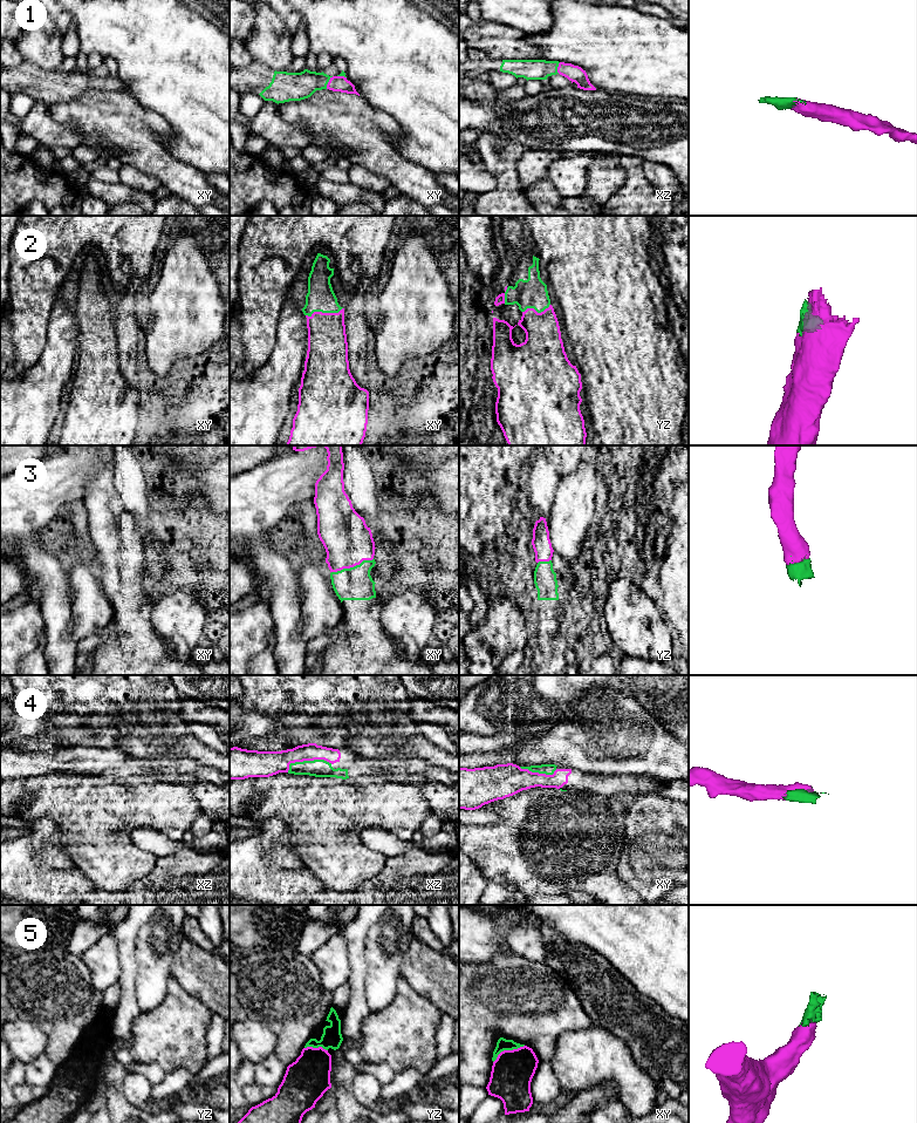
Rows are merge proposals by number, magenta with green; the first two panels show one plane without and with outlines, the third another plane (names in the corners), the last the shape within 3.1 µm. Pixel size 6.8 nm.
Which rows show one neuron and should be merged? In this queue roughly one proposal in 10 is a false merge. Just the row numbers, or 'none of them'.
1, 2, 3, 4, 5

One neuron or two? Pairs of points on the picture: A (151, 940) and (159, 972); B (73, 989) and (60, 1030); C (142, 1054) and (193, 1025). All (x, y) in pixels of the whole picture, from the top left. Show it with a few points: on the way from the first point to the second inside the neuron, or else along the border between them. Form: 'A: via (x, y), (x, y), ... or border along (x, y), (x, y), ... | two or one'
A: via (155, 948), (155, 964) | one
B: via (63, 1000), (63, 1020) | one
C: via (155, 1041), (161, 1035), (171, 1035), (180, 1026) | one

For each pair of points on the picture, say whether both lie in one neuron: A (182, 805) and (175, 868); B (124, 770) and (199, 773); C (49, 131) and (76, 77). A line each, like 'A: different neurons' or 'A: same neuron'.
A: different neurons
B: same neuron
C: different neurons

